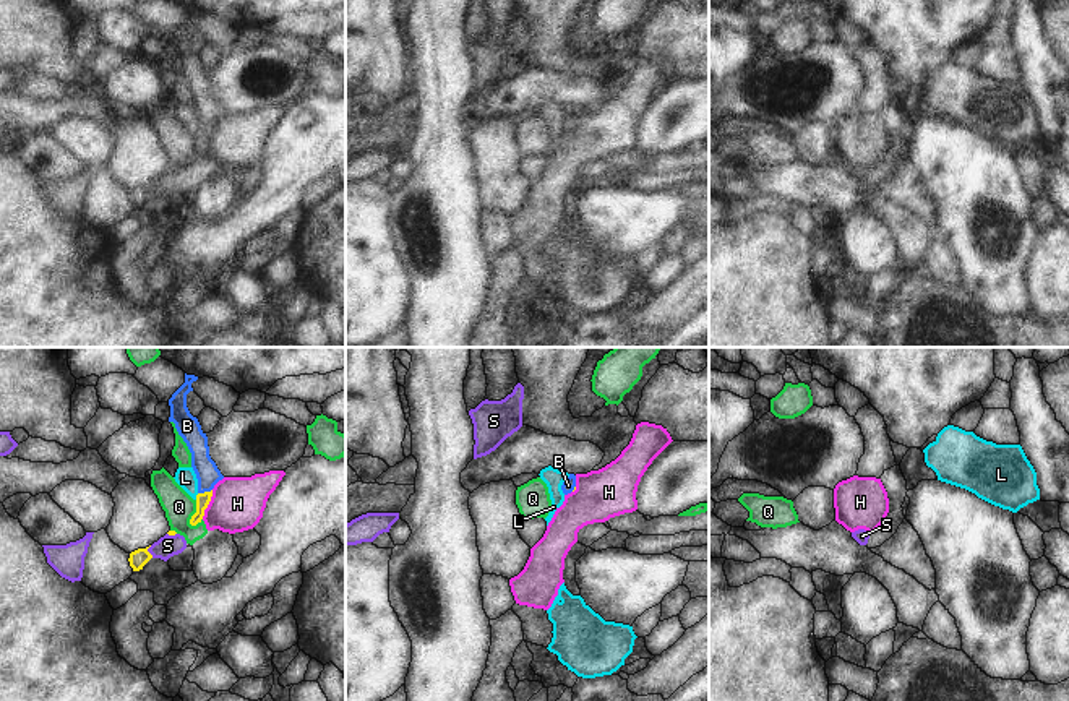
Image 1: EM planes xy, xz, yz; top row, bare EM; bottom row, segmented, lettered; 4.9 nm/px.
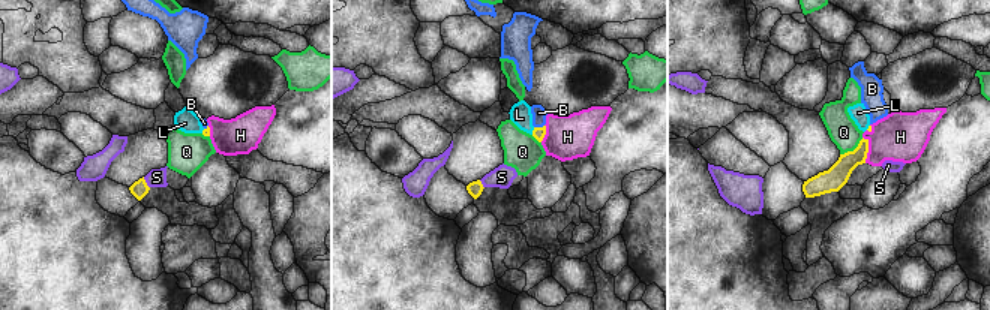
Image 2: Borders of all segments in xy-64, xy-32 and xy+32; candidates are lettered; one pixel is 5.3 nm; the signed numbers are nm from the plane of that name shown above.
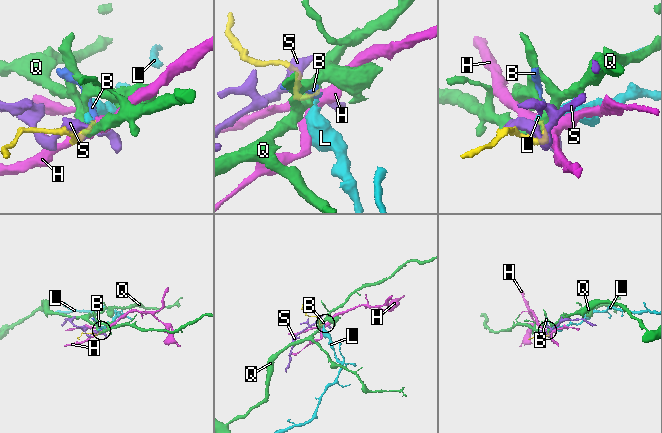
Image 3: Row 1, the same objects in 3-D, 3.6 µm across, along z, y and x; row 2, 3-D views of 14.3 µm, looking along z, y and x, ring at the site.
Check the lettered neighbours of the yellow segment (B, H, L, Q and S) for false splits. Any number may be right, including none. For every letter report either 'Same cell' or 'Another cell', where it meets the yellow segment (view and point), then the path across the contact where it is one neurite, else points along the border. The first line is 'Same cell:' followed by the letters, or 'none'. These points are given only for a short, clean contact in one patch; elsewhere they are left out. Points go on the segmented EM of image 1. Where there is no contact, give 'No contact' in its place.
Same cell: B
B: Same cell. Touches yellow at xy (205, 492). Path across: xy (203, 500), (205, 492), (206, 471)
H: Another cell. Touches yellow at xy (208, 503)
L: Another cell. Touches yellow at xy (197, 497). Boundary: xy (198, 494), (195, 498)
Q: Another cell. Touches yellow at xy (195, 513). Boundary: xy (197, 500), (197, 510), (190, 520), (192, 526)
S: Another cell. Touches yellow at xy (148, 552). Boundary: xy (150, 546), (148, 552), (153, 557).

